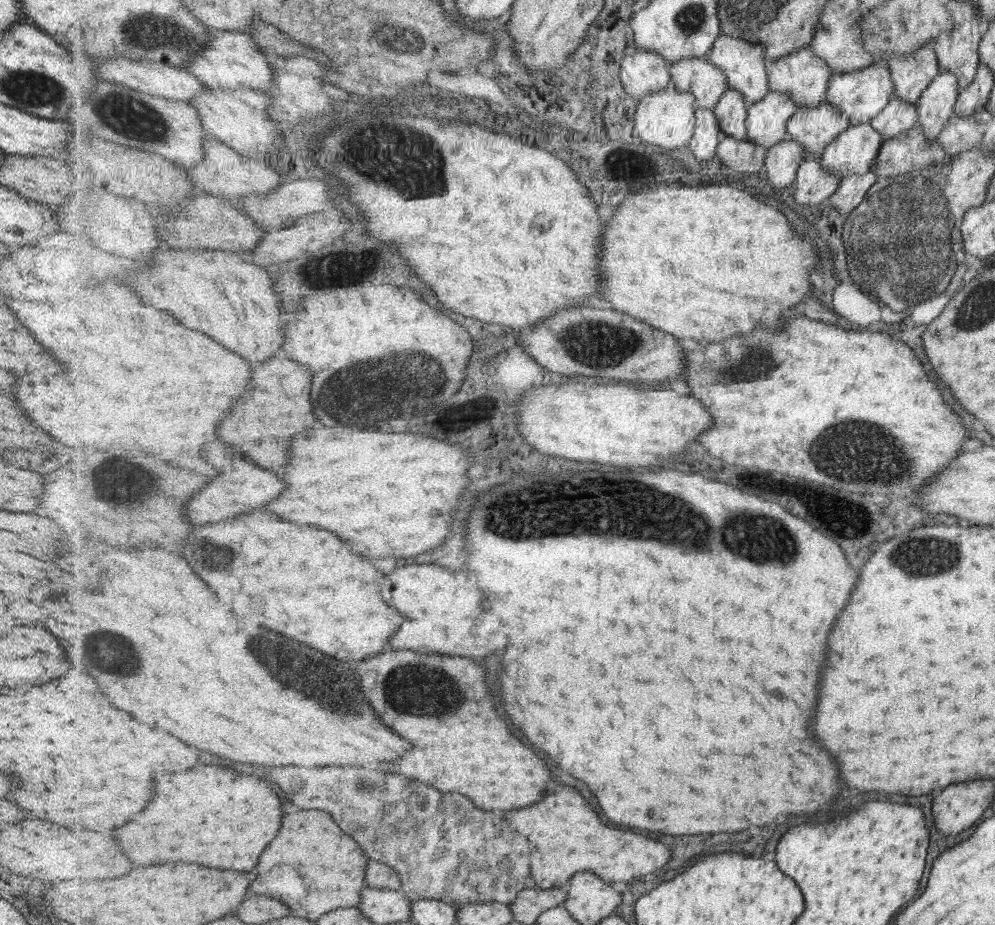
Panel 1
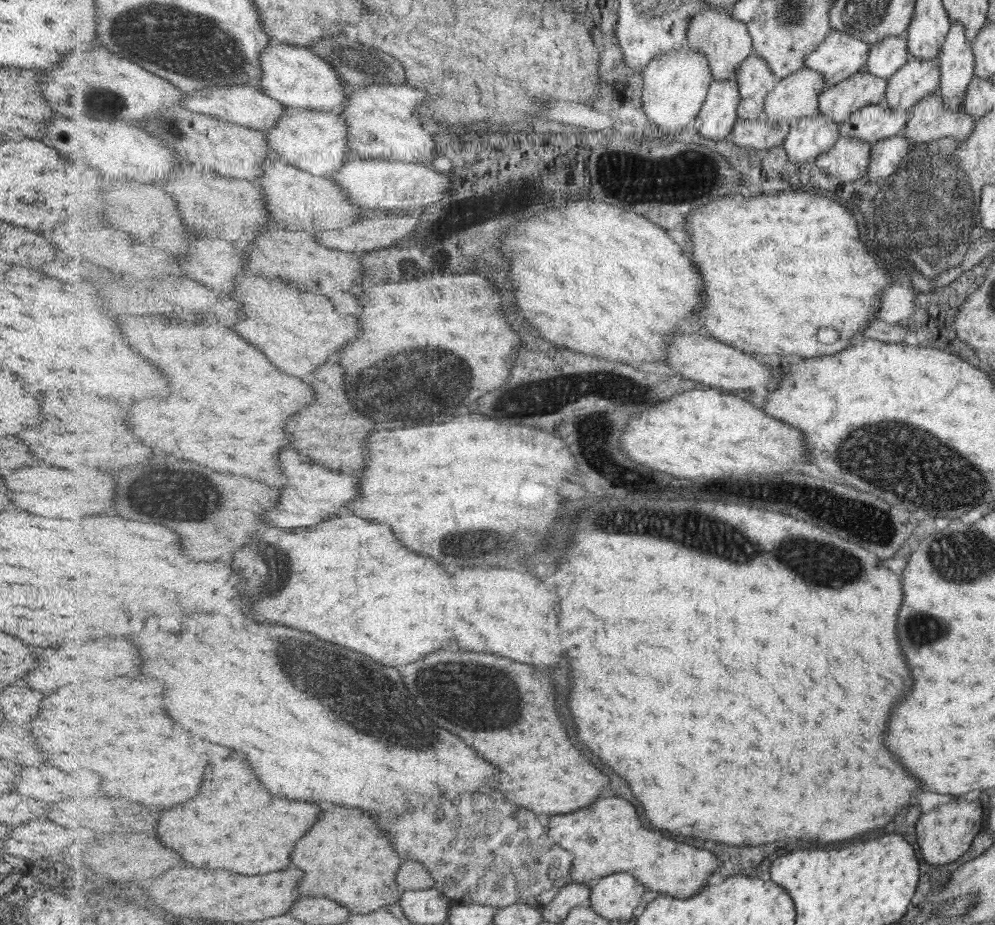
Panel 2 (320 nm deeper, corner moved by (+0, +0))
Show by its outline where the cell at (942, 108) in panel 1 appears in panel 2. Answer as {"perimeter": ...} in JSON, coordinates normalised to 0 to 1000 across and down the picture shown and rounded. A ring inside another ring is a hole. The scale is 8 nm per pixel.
{"perimeter":[[[956,25],[943,57],[944,102],[950,117],[962,116],[978,83],[979,61],[966,25]]]}

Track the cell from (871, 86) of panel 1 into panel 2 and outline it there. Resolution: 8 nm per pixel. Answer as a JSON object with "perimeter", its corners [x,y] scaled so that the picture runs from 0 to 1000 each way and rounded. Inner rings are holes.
{"perimeter":[[[913,35],[901,40],[891,40],[875,50],[872,65],[873,80],[894,86],[916,62]]]}

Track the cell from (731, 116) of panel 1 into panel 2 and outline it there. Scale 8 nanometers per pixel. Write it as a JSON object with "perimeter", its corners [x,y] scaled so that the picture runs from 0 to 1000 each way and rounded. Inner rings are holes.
{"perimeter":[[[757,54],[742,74],[740,82],[745,102],[743,128],[760,130],[769,125],[770,107],[783,89],[773,68]]]}

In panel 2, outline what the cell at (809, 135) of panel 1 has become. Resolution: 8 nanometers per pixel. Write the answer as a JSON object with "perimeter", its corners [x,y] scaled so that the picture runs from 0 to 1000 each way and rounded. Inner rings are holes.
{"perimeter":[[[859,80],[841,93],[831,93],[823,106],[823,121],[836,131],[848,133],[857,122],[877,112],[891,115],[892,86],[877,80]]]}

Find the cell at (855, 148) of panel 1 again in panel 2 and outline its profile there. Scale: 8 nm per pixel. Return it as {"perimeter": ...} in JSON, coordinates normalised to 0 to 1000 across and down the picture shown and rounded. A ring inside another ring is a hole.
{"perimeter":[[[885,112],[865,117],[844,135],[844,148],[863,149],[878,157],[908,144],[915,122],[904,121]]]}

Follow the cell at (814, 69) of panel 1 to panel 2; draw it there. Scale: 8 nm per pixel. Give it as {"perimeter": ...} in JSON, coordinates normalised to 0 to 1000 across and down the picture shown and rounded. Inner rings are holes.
{"perimeter":[[[837,32],[810,63],[813,76],[827,80],[831,93],[851,88],[859,80],[872,77],[875,49],[850,35]]]}

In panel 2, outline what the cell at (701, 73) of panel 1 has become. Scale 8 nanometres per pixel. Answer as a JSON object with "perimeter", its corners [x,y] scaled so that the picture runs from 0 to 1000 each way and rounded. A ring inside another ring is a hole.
{"perimeter":[[[708,8],[697,18],[691,32],[691,43],[695,55],[708,56],[713,62],[713,69],[720,88],[737,86],[742,74],[748,65],[759,54],[759,42],[756,40],[752,26],[738,21],[736,10],[722,10]]]}

